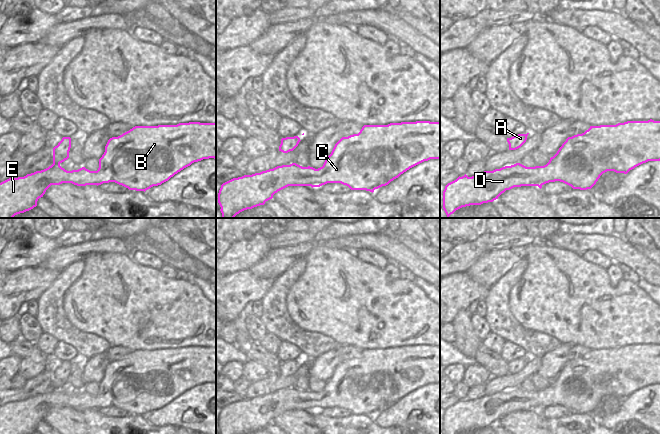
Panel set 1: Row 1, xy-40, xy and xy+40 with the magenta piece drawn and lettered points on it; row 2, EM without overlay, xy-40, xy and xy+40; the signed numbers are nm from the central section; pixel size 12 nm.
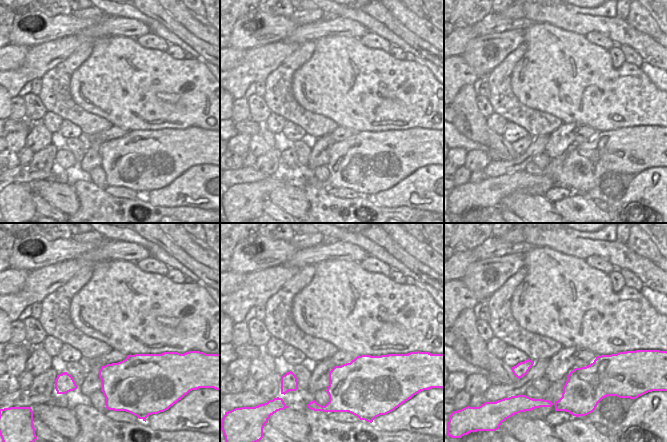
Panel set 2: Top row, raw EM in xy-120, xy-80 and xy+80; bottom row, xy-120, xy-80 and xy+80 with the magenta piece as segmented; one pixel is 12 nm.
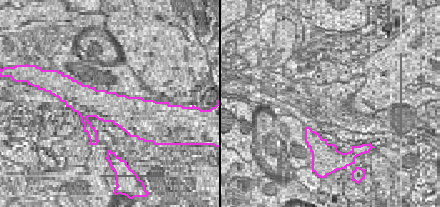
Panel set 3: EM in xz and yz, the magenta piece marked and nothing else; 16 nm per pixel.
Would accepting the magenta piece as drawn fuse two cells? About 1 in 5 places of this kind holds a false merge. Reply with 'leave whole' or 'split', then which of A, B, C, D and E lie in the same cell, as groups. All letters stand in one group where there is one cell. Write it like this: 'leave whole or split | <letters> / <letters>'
leave whole | A B C D E

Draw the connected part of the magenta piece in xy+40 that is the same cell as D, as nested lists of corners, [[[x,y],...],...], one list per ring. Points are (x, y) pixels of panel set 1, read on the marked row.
[[[627,121],[616,125],[590,126],[582,134],[568,137],[544,166],[526,167],[520,163],[468,177],[466,174],[448,183],[443,191],[443,209],[449,217],[456,210],[493,202],[514,187],[542,186],[560,181],[573,189],[591,189],[607,171],[627,174],[648,161],[660,161],[660,121]]]

